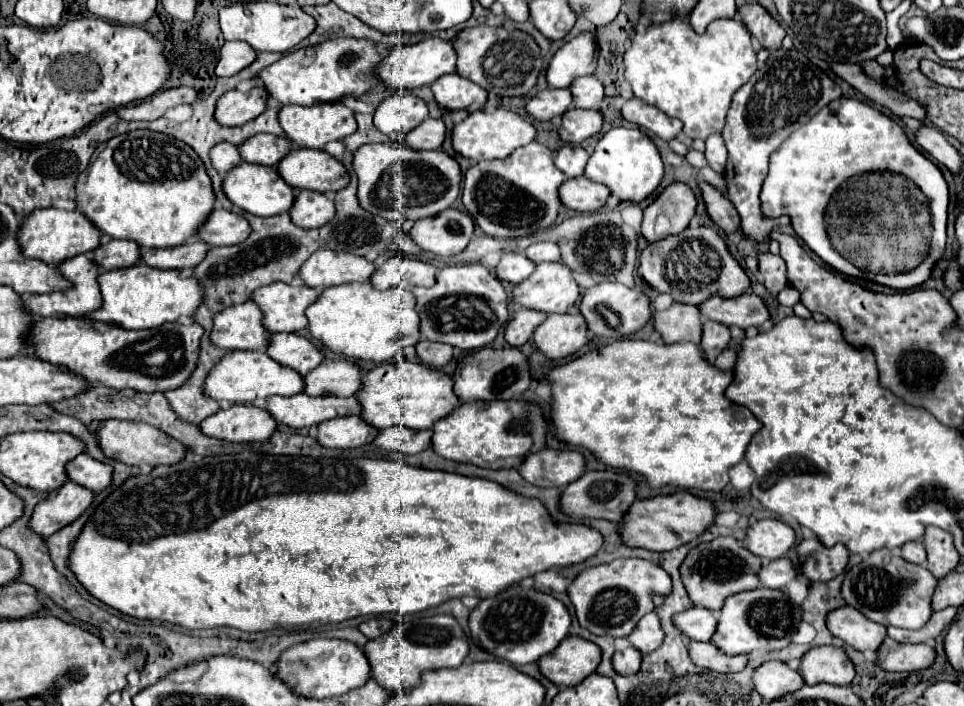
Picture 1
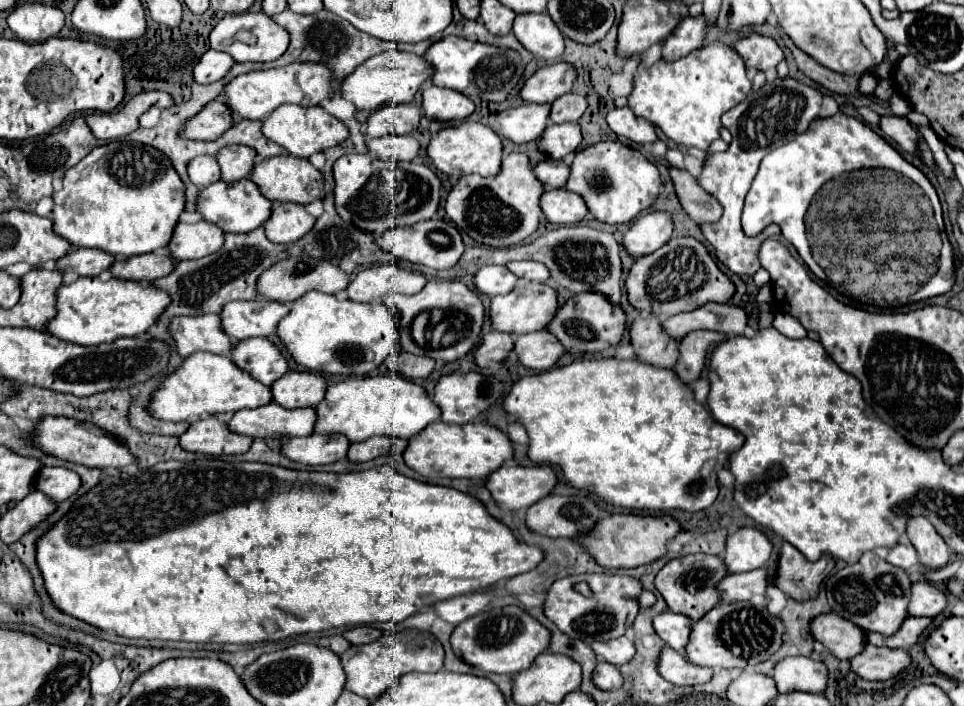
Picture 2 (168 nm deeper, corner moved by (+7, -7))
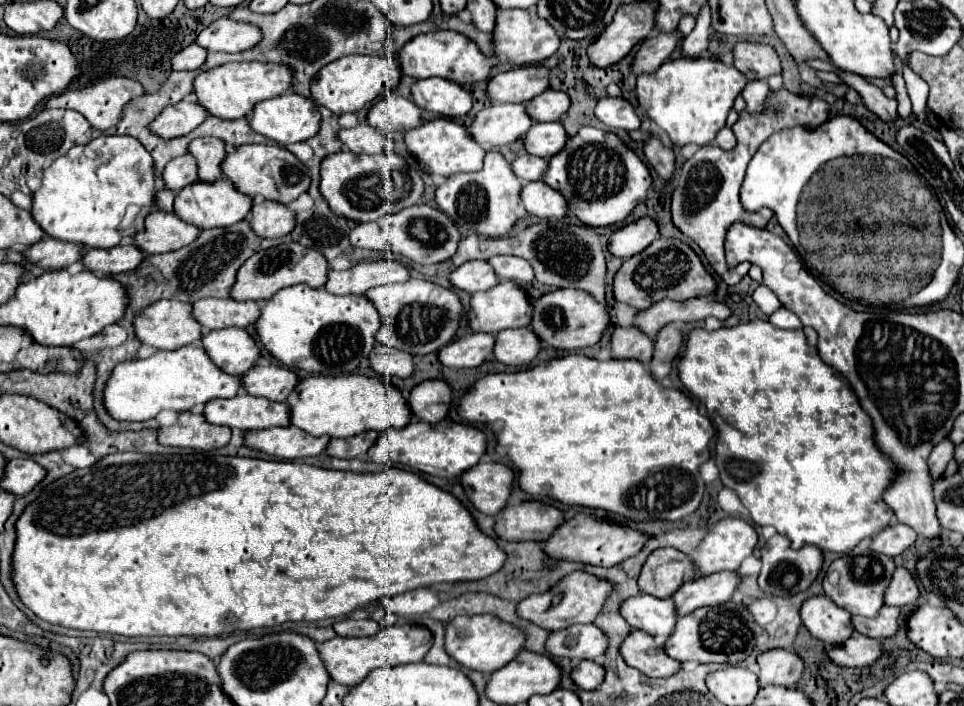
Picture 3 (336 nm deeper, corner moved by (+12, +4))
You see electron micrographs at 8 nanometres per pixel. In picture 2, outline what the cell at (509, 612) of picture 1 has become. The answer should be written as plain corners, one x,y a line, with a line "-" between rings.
504,605
478,613
456,625
452,633
452,649
460,659
464,659
478,671
516,675
528,669
540,653
548,651
550,639
552,633
542,623
538,623
524,607

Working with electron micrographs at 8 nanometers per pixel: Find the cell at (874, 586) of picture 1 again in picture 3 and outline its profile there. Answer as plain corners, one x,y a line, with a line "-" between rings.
853,548
849,554
843,554
829,566
829,570
823,578
825,596
829,596
837,606
841,606
843,610
847,610
851,614
871,618
883,606
883,592
889,586
893,570
895,570
895,562
891,558
887,558
885,554
875,554
871,550
861,552
859,548

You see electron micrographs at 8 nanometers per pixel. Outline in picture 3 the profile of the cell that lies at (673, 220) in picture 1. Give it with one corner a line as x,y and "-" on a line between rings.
639,218
619,230
615,230
609,238
607,250
615,258
631,258
643,252
655,238
659,238
657,224
651,218

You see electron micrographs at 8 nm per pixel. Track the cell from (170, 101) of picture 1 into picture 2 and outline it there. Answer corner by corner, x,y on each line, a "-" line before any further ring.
148,91
136,95
134,99
130,99
130,103
126,103
118,111
94,113
88,115
86,121
98,139
116,139
136,131
140,127
138,117
146,113
152,105
160,109
168,109
168,105
174,105
174,99
162,91

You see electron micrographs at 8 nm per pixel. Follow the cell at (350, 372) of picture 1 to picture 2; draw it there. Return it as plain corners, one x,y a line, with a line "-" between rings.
294,371
272,385
272,395
274,401
286,409
316,407
324,399
324,389
328,389
328,383
320,373

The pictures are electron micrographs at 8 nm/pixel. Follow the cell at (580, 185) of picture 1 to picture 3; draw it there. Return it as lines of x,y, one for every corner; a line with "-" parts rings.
529,182
521,188
521,202
525,210
537,218
563,218
567,212
567,200
545,182

